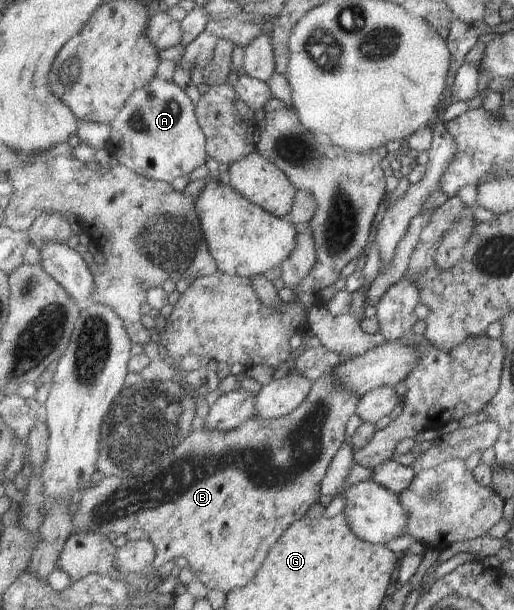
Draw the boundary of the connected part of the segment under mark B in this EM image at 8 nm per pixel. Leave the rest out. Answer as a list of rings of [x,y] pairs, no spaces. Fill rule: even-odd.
[[[332,369],[325,372],[325,376],[321,376],[315,384],[312,384],[312,390],[307,400],[287,416],[273,418],[273,420],[252,417],[241,428],[231,430],[231,432],[207,430],[207,428],[203,427],[192,431],[189,437],[185,438],[185,441],[175,450],[175,454],[171,456],[171,459],[168,462],[163,462],[159,469],[153,473],[129,479],[106,477],[98,485],[85,490],[79,502],[79,509],[74,514],[74,531],[95,531],[104,535],[114,531],[117,536],[126,536],[129,531],[139,528],[157,546],[157,558],[155,558],[152,567],[161,569],[167,563],[173,562],[175,558],[184,557],[190,564],[197,581],[200,581],[209,591],[222,591],[229,594],[233,590],[243,588],[249,582],[253,582],[253,578],[257,576],[257,572],[261,570],[261,566],[269,558],[269,548],[273,548],[277,544],[277,540],[287,532],[289,526],[293,526],[295,522],[305,518],[305,513],[313,504],[319,503],[321,482],[323,482],[325,474],[327,474],[327,468],[329,468],[331,460],[337,457],[341,446],[344,445],[347,436],[349,436],[346,427],[353,414],[356,414],[361,398],[362,396],[357,396],[357,392],[353,392],[351,388],[345,388],[339,382],[339,378],[335,376],[335,370]]]

